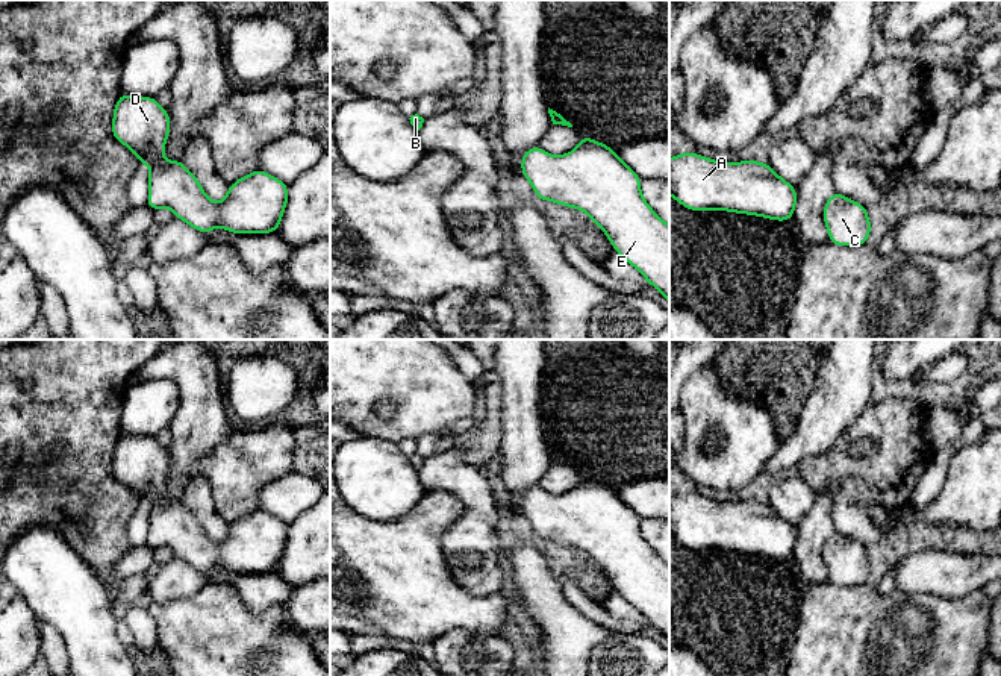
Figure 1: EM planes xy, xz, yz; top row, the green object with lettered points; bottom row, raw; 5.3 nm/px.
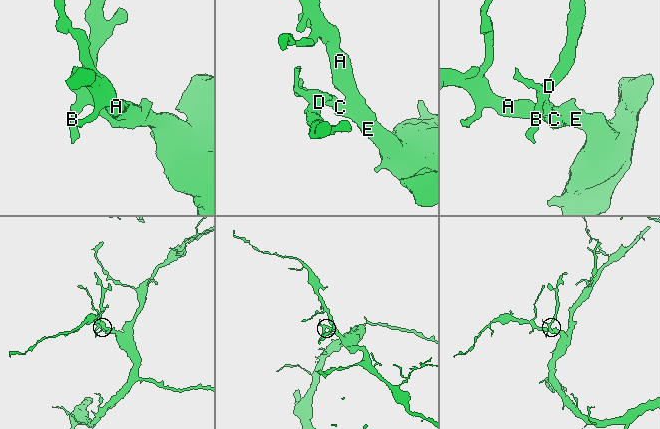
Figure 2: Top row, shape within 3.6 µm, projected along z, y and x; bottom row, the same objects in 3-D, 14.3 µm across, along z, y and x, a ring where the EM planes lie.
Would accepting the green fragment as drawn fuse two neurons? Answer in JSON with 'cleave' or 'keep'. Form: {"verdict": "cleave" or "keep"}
{"verdict": "keep"}

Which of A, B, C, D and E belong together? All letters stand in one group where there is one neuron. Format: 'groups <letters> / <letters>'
groups A B C D E

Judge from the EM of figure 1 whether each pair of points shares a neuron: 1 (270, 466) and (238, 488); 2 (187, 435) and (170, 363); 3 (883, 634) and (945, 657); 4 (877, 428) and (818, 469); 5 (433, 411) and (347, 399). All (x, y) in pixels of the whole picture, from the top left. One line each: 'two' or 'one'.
1: one
2: one
3: one
4: one
5: one

